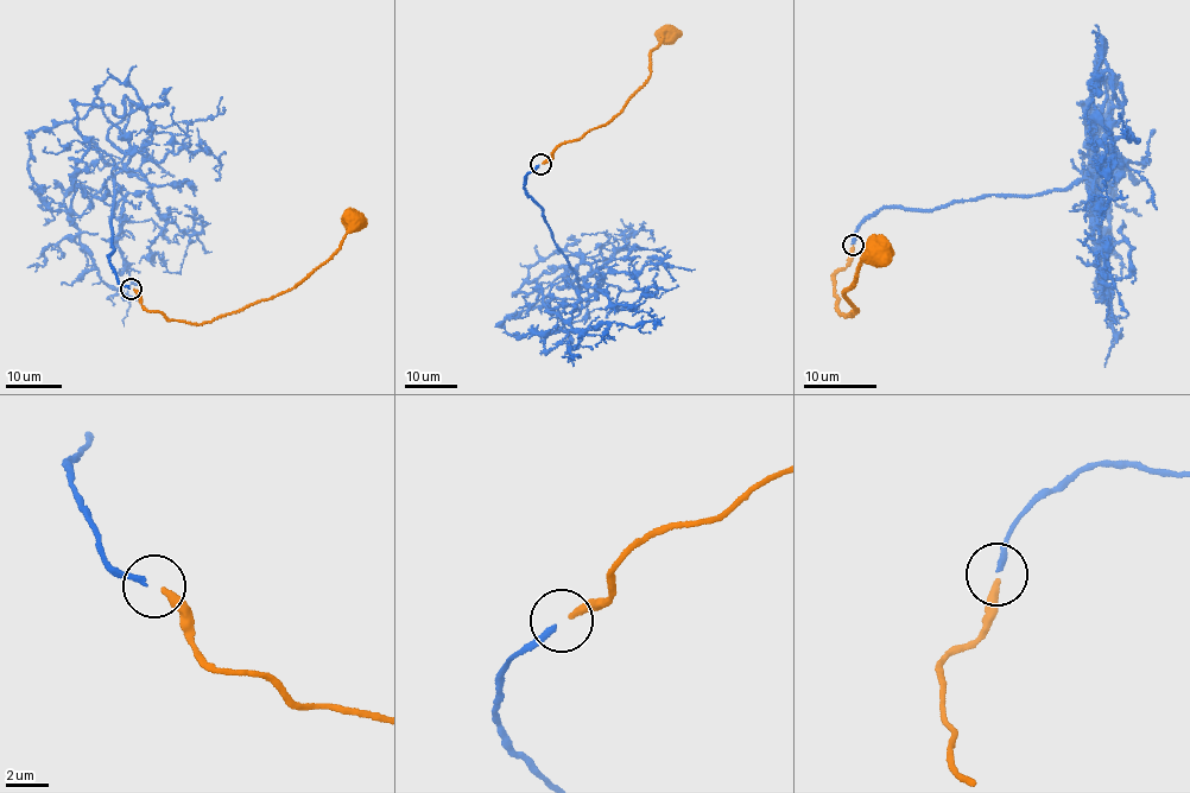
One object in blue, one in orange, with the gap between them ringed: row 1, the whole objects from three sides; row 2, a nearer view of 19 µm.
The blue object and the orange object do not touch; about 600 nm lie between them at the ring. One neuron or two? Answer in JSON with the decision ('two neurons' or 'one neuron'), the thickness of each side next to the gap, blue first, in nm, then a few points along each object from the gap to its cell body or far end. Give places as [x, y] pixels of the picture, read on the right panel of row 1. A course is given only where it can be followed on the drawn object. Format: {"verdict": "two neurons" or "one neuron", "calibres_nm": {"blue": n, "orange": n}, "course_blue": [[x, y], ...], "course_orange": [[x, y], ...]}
{"verdict": "one neuron", "calibres_nm": {"blue": 260, "orange": 320}, "course_blue": [[852, 243], [886, 208], [1046, 194], [1101, 166], [1111, 184], [1089, 202], [1107, 203], [1105, 367]], "course_orange": [[853, 246], [852, 258], [835, 274], [837, 311], [846, 316], [859, 311], [844, 293], [863, 260], [875, 254]]}

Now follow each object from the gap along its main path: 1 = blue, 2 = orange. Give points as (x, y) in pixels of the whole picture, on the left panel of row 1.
1: (130, 289), (108, 259), (111, 176), (82, 215), (71, 214), (71, 224), (99, 278), (127, 297), (124, 325)
2: (133, 289), (149, 310), (157, 310), (170, 319), (194, 324), (207, 322), (284, 292), (339, 247), (355, 222)

